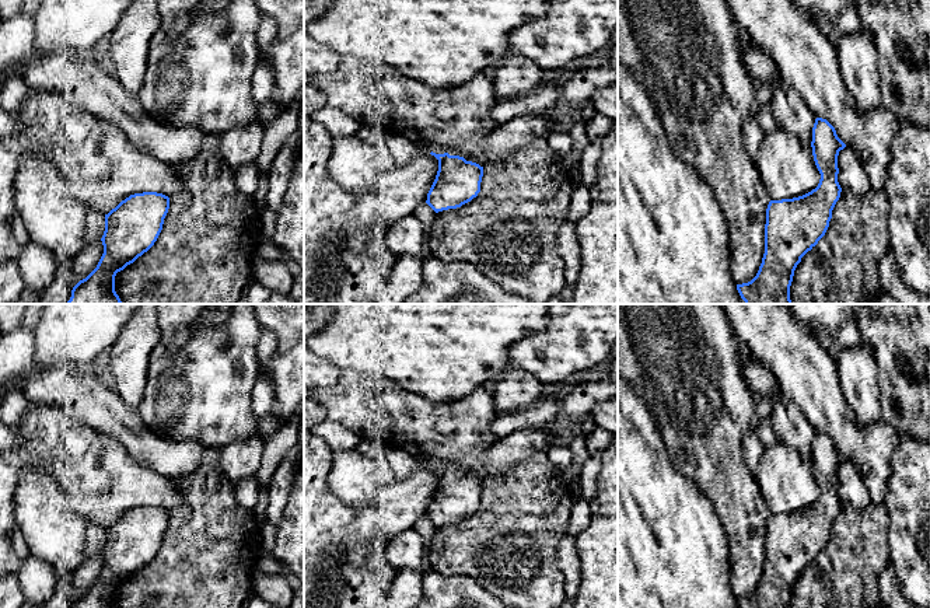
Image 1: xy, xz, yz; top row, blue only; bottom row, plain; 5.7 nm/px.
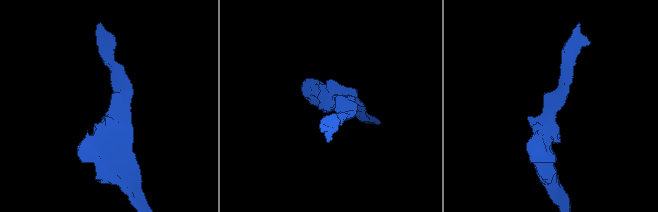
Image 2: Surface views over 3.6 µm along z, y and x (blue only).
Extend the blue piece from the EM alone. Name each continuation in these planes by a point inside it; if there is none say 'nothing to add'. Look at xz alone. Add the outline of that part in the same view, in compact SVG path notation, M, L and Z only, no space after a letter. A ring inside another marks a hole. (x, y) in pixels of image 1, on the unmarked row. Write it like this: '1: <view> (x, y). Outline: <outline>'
nothing to add

